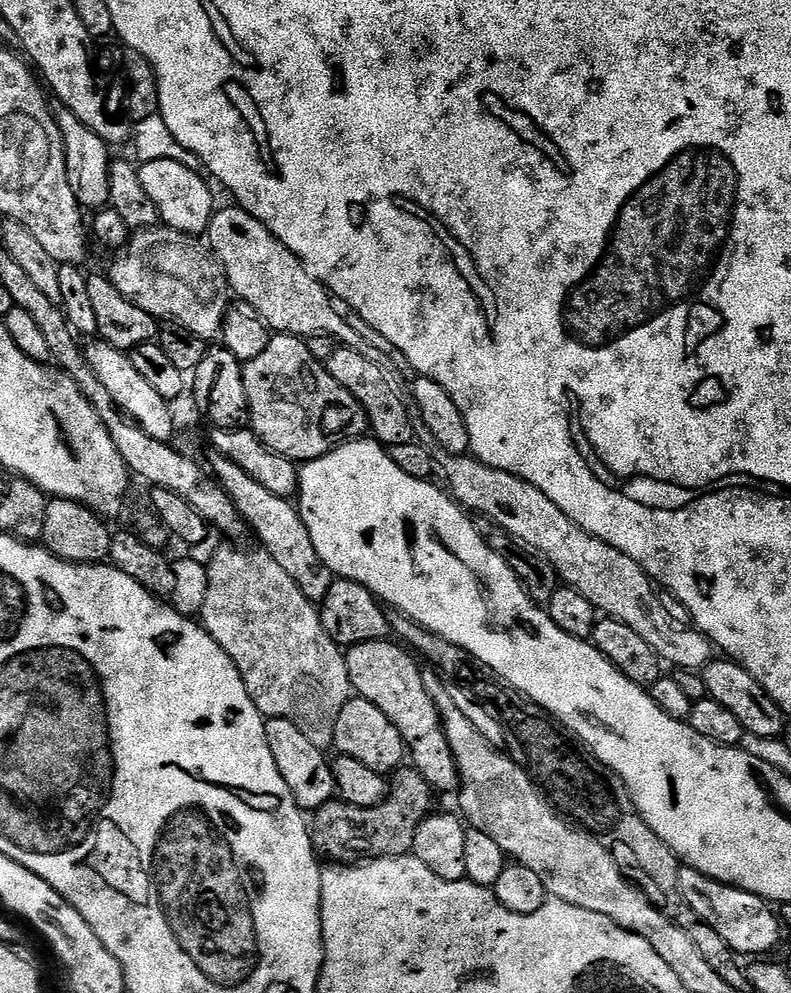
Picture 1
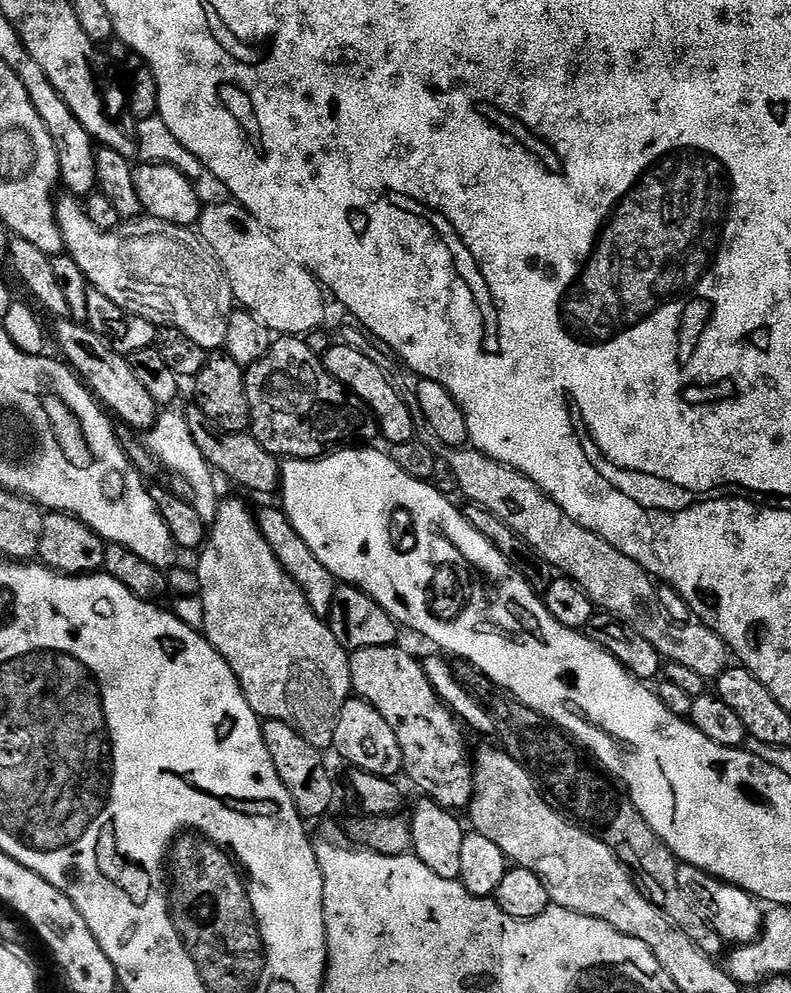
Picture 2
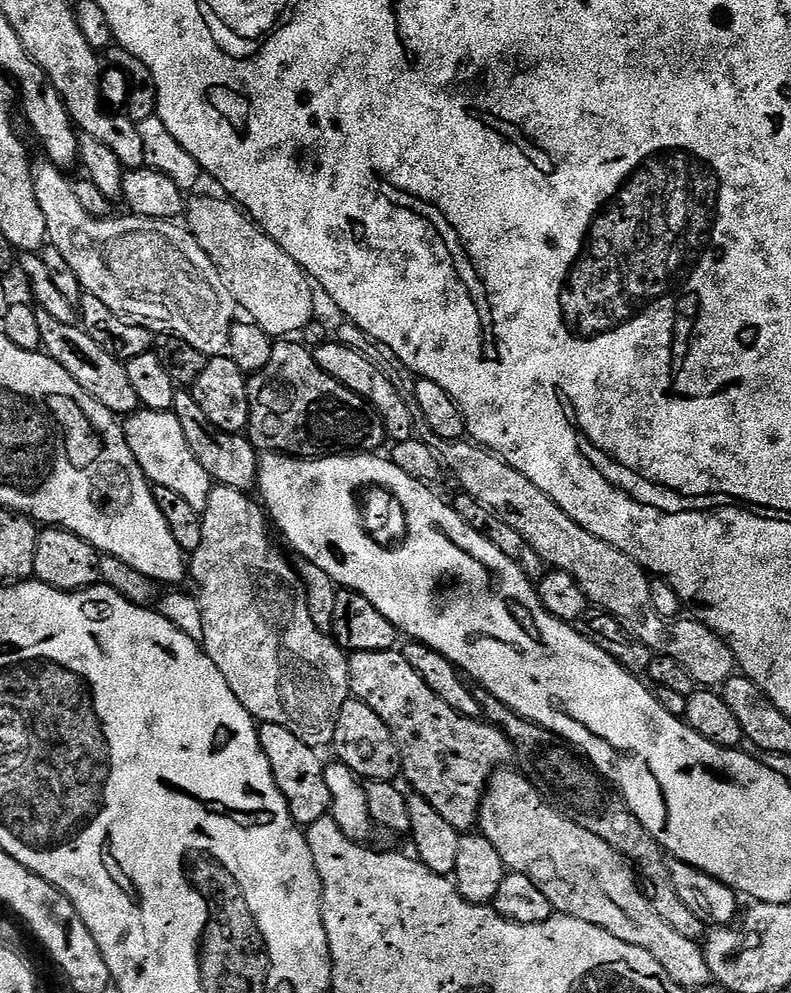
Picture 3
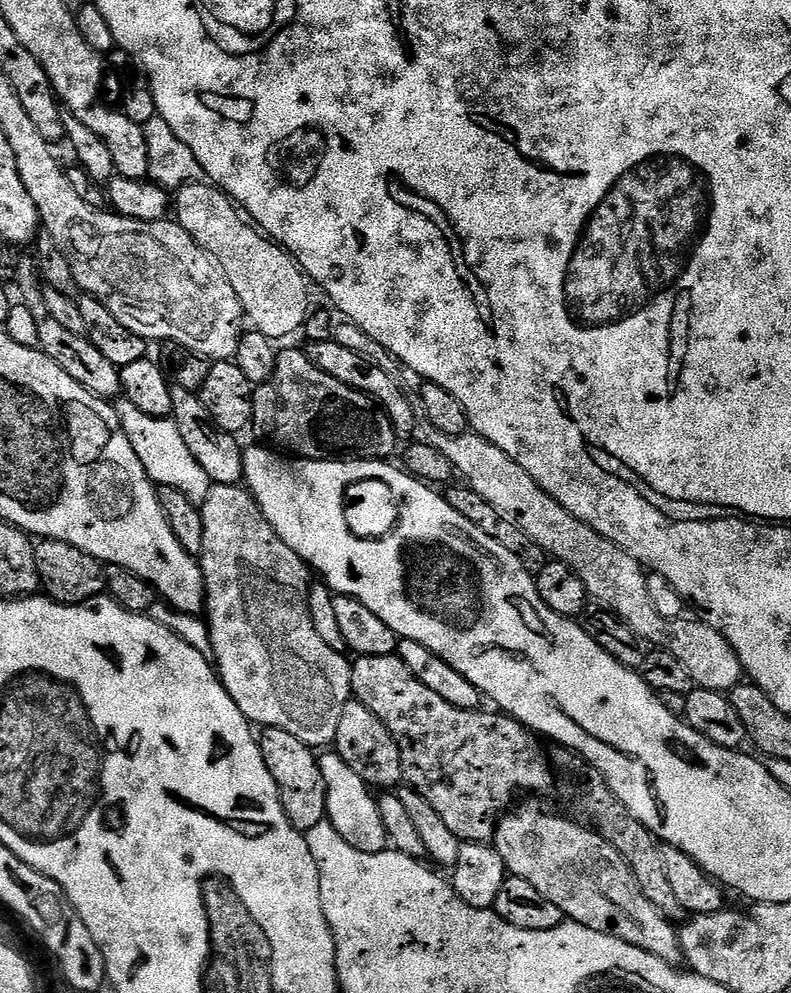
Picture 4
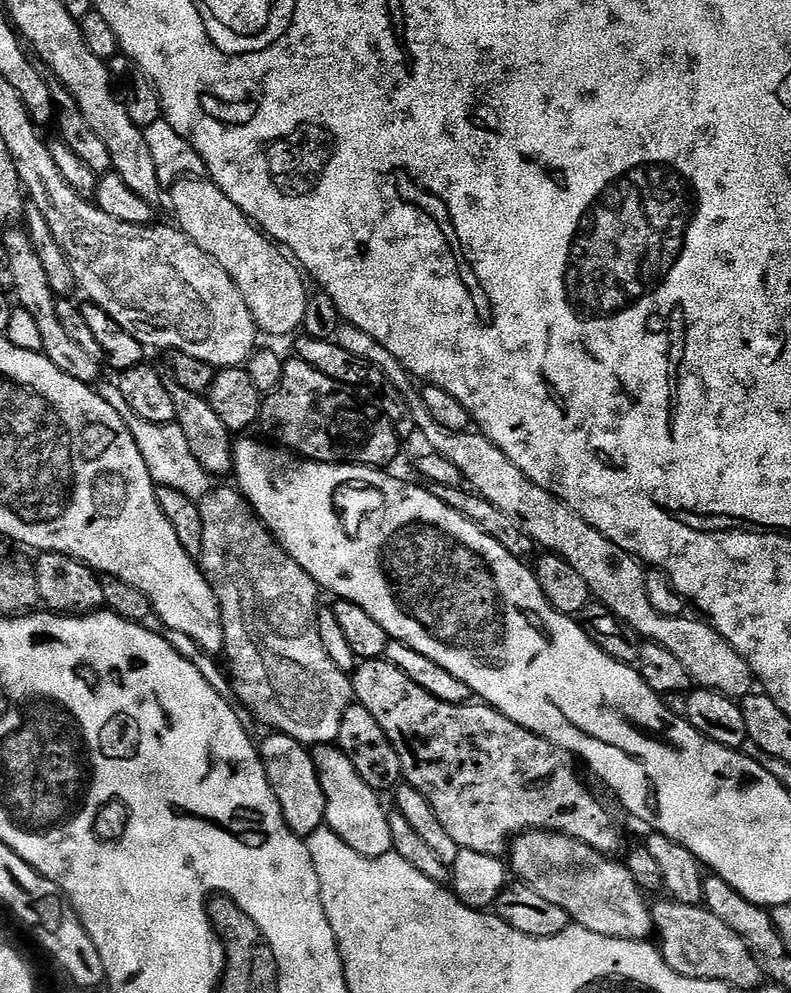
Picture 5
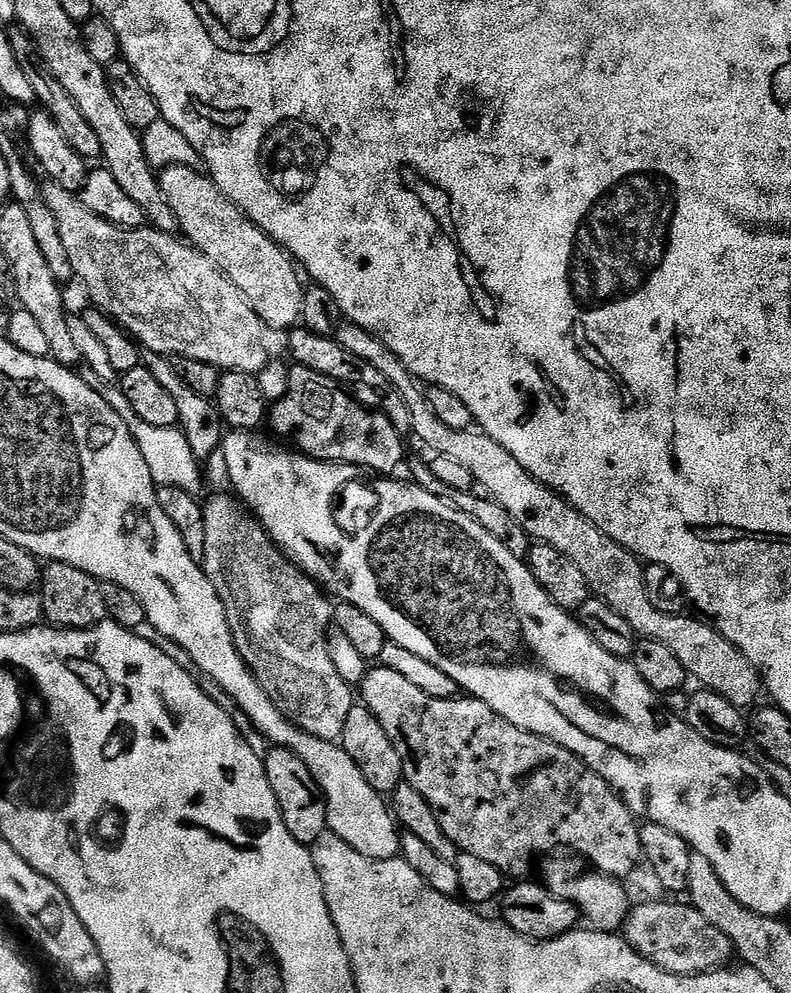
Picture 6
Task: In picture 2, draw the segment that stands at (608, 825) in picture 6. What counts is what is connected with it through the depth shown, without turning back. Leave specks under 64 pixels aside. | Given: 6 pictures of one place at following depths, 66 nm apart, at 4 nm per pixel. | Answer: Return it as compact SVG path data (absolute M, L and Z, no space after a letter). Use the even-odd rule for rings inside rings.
M370 646L366 650L358 650L349 655L350 678L352 691L361 700L365 700L394 730L394 738L398 738L398 746L402 746L404 755L403 775L409 776L416 783L416 788L427 799L440 804L449 810L467 809L472 800L472 765L468 740L464 737L465 729L451 708L441 700L440 695L426 682L423 663L415 660L401 646Z

